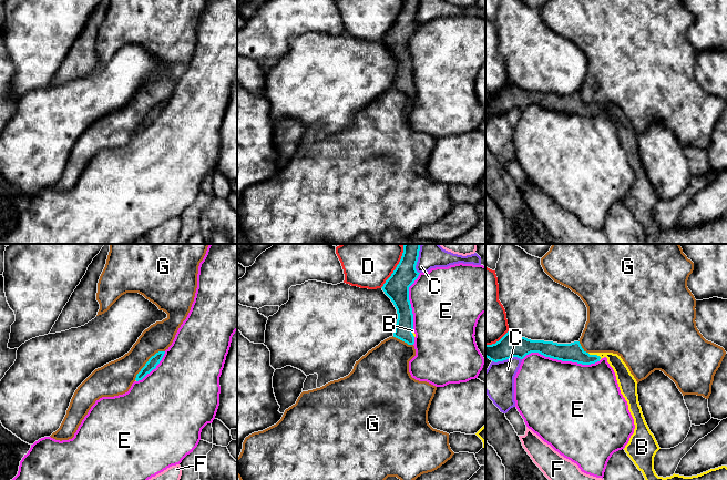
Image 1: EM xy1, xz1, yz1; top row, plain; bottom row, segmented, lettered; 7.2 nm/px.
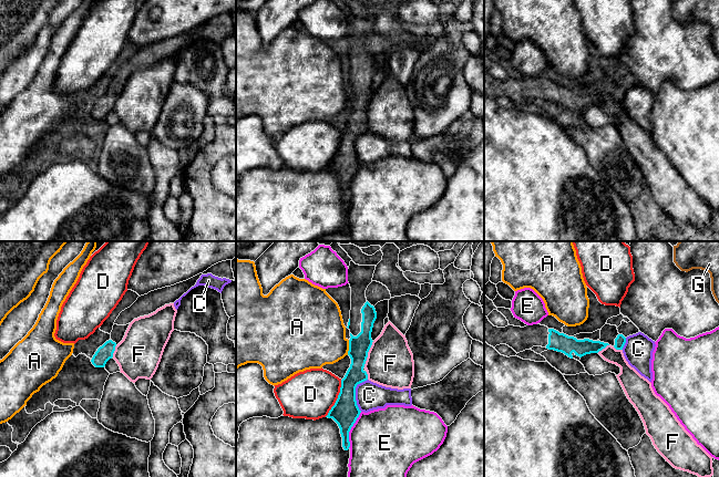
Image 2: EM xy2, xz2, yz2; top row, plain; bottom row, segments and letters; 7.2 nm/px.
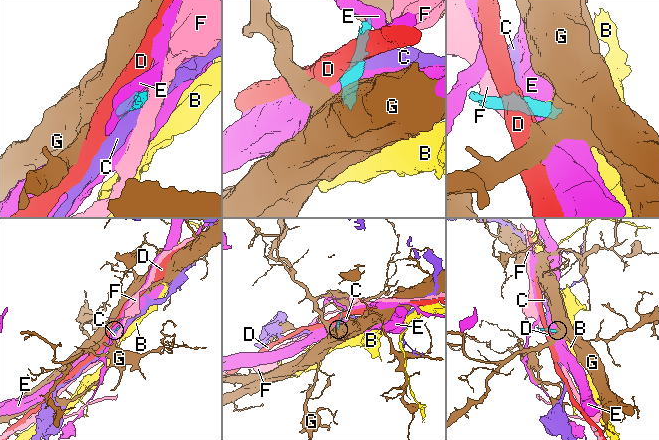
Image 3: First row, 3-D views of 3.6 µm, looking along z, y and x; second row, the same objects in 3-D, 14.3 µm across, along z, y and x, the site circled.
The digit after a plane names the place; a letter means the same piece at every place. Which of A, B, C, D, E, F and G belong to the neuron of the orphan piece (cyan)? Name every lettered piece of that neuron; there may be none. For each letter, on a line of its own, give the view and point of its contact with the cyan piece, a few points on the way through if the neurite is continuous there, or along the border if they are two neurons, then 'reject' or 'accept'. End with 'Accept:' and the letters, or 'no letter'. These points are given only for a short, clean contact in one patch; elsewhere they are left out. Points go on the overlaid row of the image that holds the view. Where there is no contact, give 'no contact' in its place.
A: meets cyan in xz2 at (349, 348); border along xz2 (349, 340), (347, 354); reject
B: meets cyan in yz1 at (594, 355); accept
C: meets cyan in xz2 at (355, 393); border along xz2 (367, 379), (356, 387), (356, 404), (361, 411); reject
D: meets cyan in xz1 at (397, 266); reject
E: meets cyan in yz1 at (561, 359); reject
F: meets cyan in xz2 at (367, 354); border along xz2 (373, 341), (363, 366); reject
G: meets cyan in xy1 at (147, 361); border along xy1 (164, 350), (156, 351), (134, 379); reject
Accept: B

